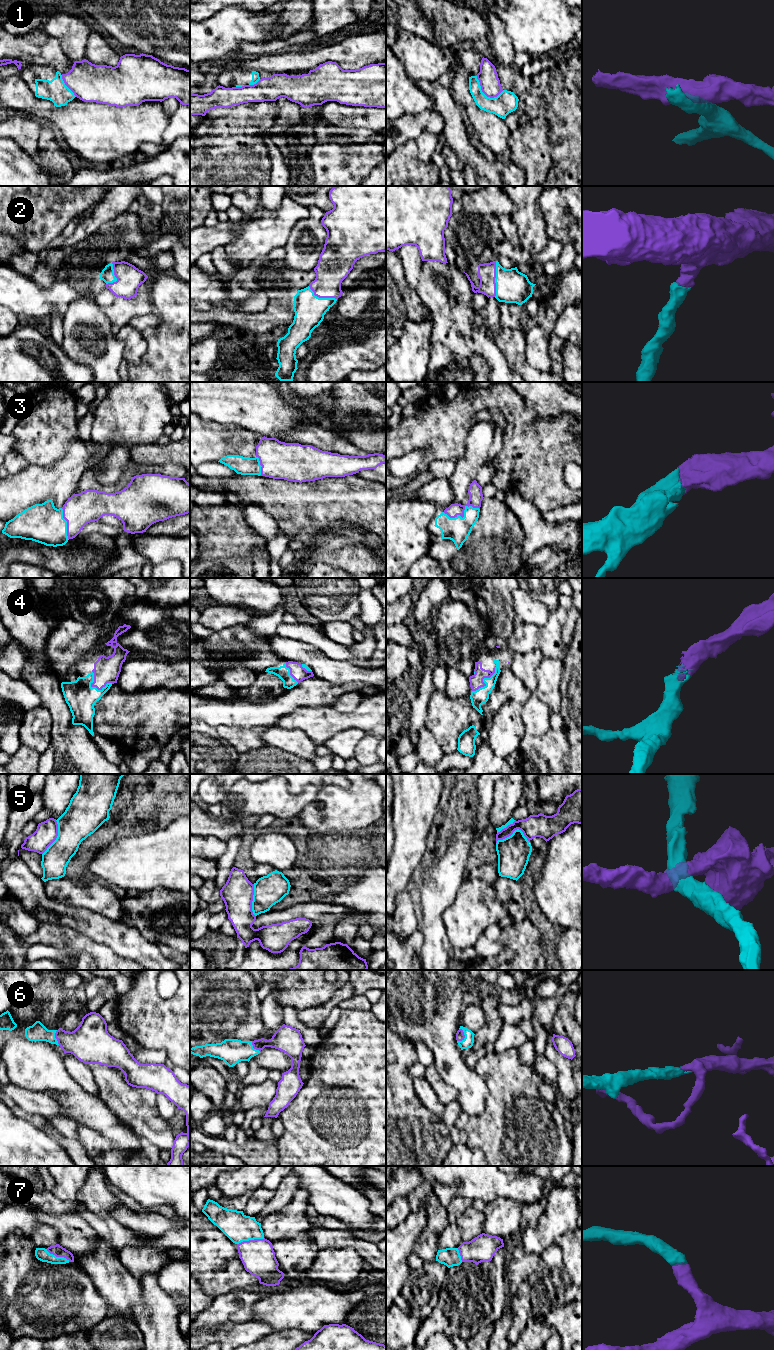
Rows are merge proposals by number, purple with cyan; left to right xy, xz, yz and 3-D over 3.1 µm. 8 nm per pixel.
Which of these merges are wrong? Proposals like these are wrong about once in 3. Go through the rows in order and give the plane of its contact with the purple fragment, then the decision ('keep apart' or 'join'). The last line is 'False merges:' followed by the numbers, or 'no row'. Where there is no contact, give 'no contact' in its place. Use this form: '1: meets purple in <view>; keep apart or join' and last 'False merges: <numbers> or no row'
1: meets purple in yz; keep apart
2: meets purple in yz; join
3: meets purple in yz; join
4: meets purple in xy; join
5: meets purple in yz; keep apart
6: meets purple in yz; join
7: meets purple in xz; join
False merges: 1, 5

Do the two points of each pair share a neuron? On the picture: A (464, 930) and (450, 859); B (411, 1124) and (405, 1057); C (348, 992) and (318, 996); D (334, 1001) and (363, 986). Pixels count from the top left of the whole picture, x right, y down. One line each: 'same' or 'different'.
A: different
B: same
C: different
D: different

